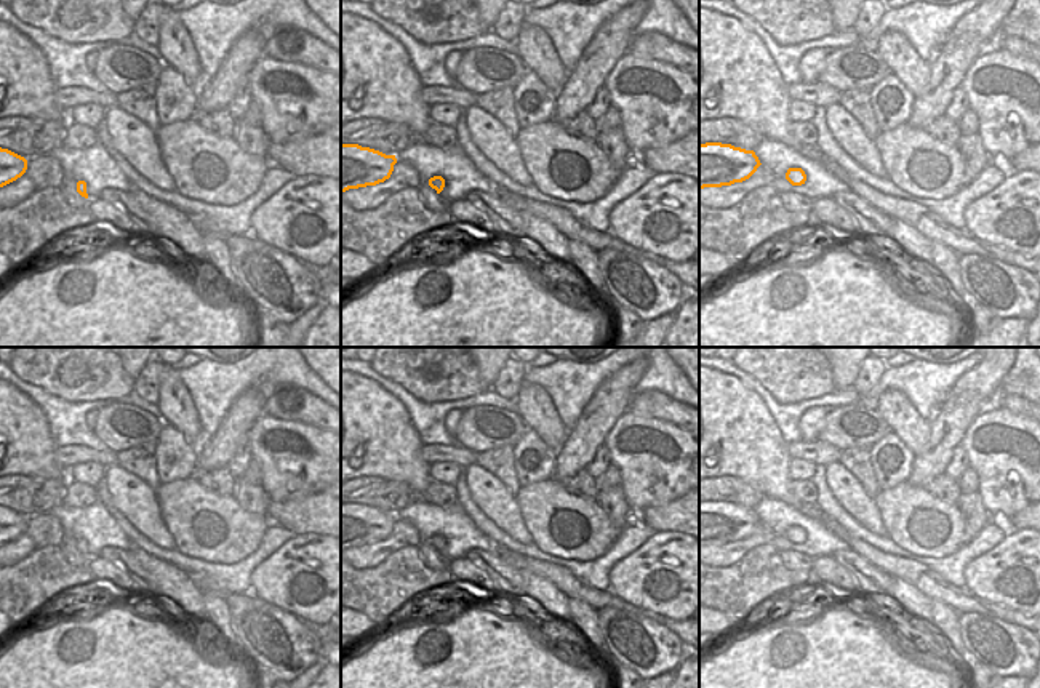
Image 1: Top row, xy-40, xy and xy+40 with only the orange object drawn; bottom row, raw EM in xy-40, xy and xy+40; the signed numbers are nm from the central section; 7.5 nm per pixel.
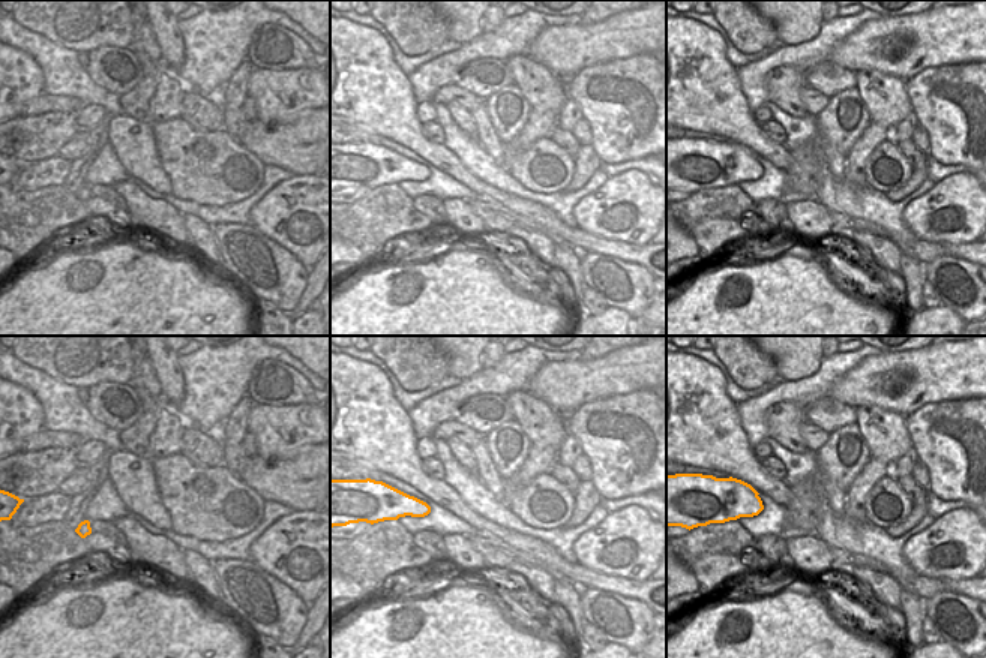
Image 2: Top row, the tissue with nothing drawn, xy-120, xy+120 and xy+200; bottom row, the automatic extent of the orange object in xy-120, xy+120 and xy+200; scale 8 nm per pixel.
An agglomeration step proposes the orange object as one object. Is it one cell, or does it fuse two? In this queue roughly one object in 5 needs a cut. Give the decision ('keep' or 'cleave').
keep

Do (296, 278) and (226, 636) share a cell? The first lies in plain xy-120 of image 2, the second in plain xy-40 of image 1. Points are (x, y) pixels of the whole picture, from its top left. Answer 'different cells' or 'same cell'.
different cells

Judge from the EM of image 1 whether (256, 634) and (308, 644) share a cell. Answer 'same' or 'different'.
same

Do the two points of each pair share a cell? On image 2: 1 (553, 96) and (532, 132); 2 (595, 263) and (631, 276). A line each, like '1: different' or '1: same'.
1: different
2: same

